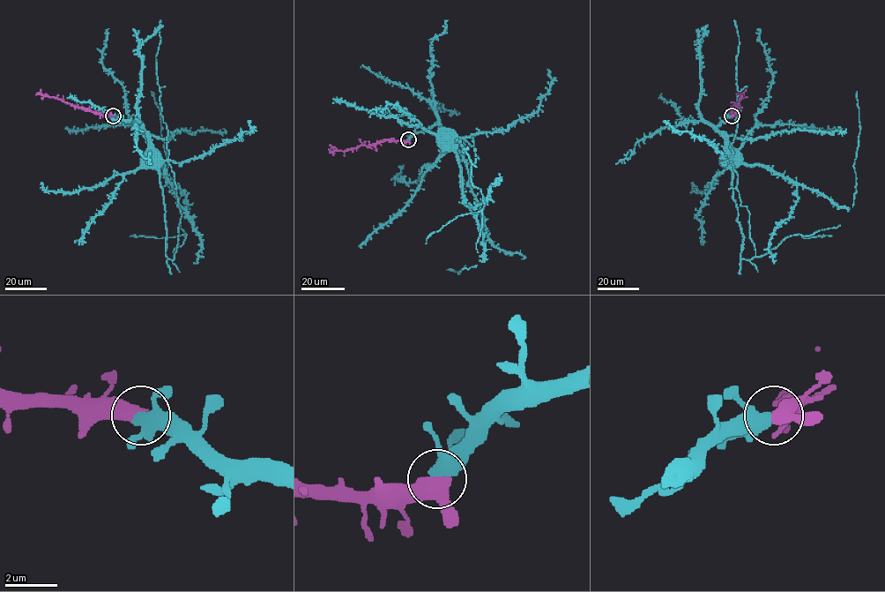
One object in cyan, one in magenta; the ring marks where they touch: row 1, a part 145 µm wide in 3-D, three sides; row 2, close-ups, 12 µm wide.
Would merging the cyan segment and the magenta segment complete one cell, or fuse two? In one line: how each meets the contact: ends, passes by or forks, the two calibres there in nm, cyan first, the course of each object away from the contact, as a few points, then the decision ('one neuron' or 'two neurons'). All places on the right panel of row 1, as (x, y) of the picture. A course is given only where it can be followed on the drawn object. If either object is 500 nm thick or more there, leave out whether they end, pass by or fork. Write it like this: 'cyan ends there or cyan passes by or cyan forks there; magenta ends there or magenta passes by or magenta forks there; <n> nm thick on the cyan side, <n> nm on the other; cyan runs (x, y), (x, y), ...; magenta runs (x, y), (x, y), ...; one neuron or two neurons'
cyan forks there; magenta passes by; 340 nm thick on the cyan side, 480 nm on the other; cyan runs (732, 116), (716, 128), (725, 139), (722, 163), (725, 158); magenta runs (732, 116), (742, 93), (739, 95); one neuron

